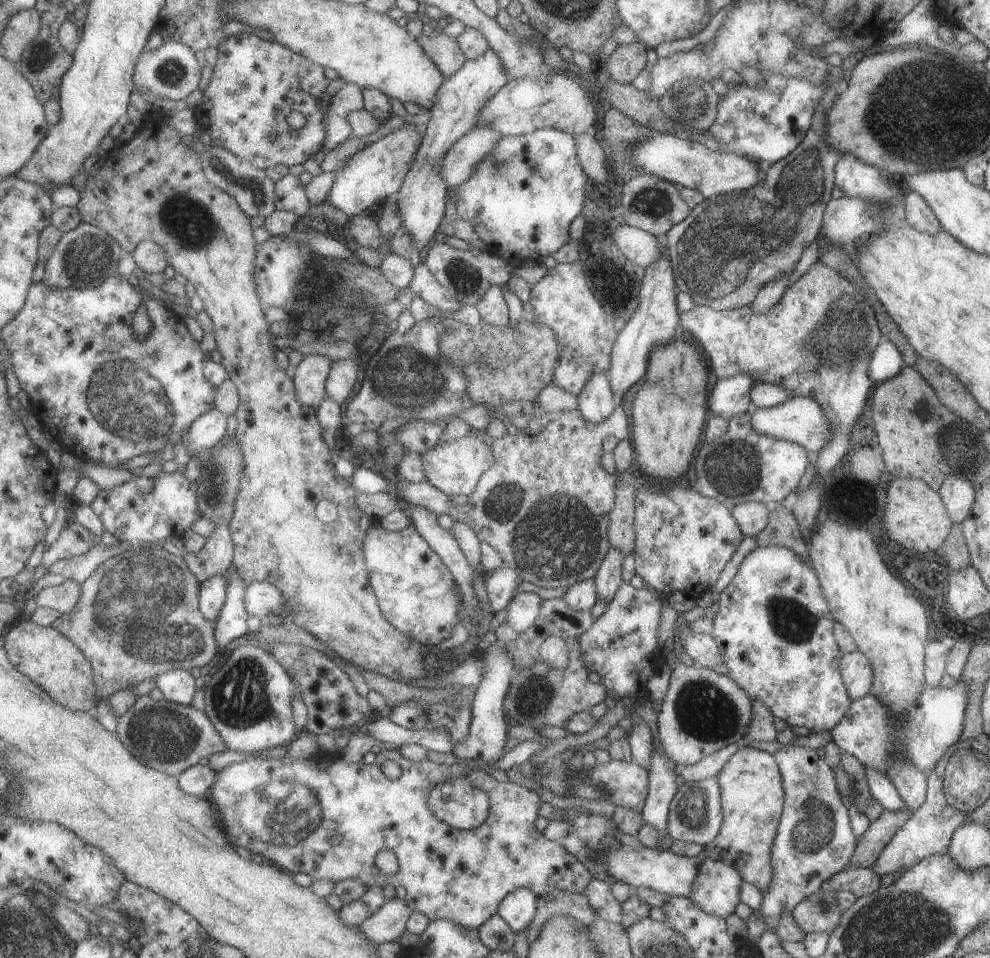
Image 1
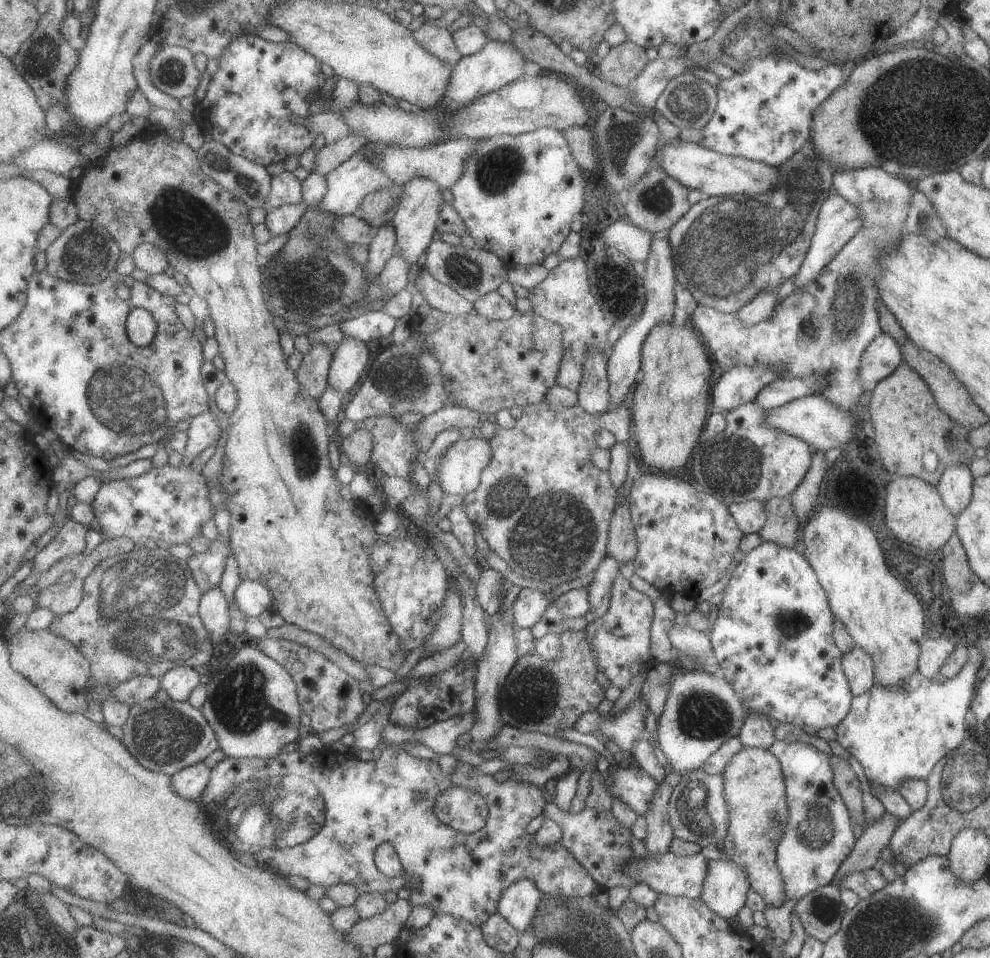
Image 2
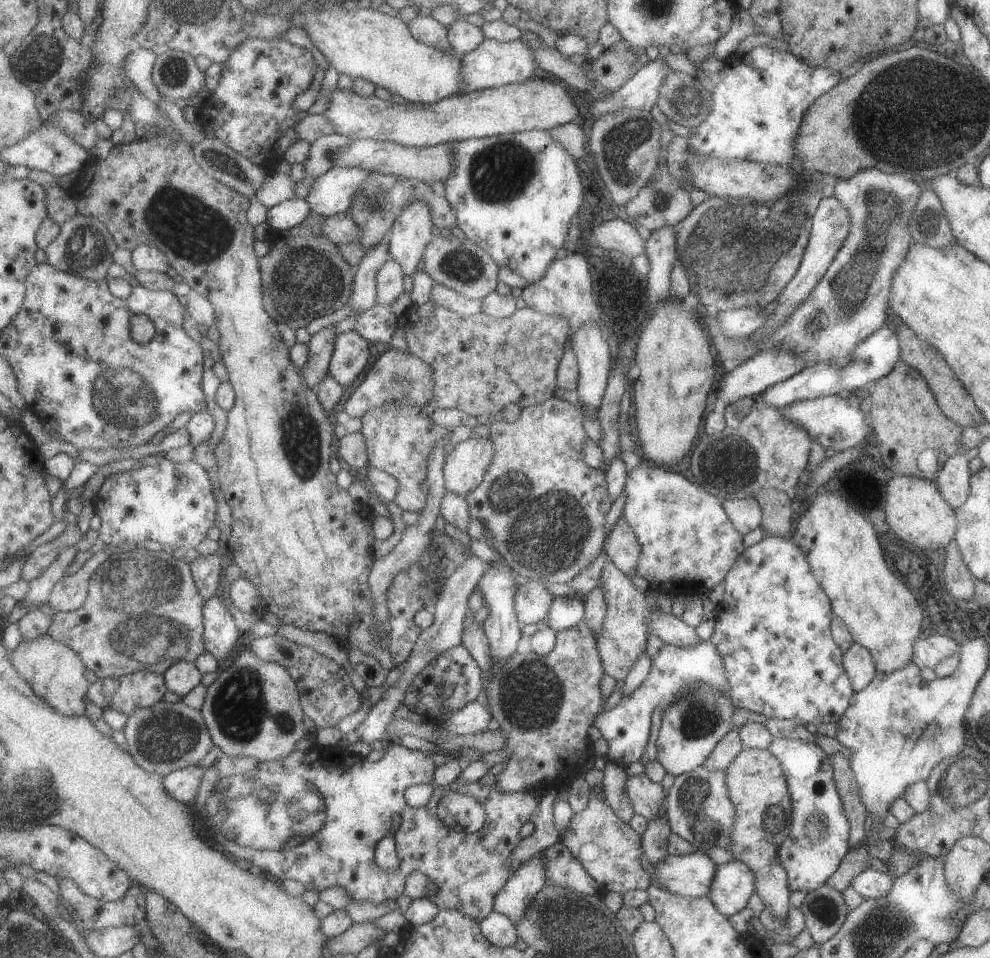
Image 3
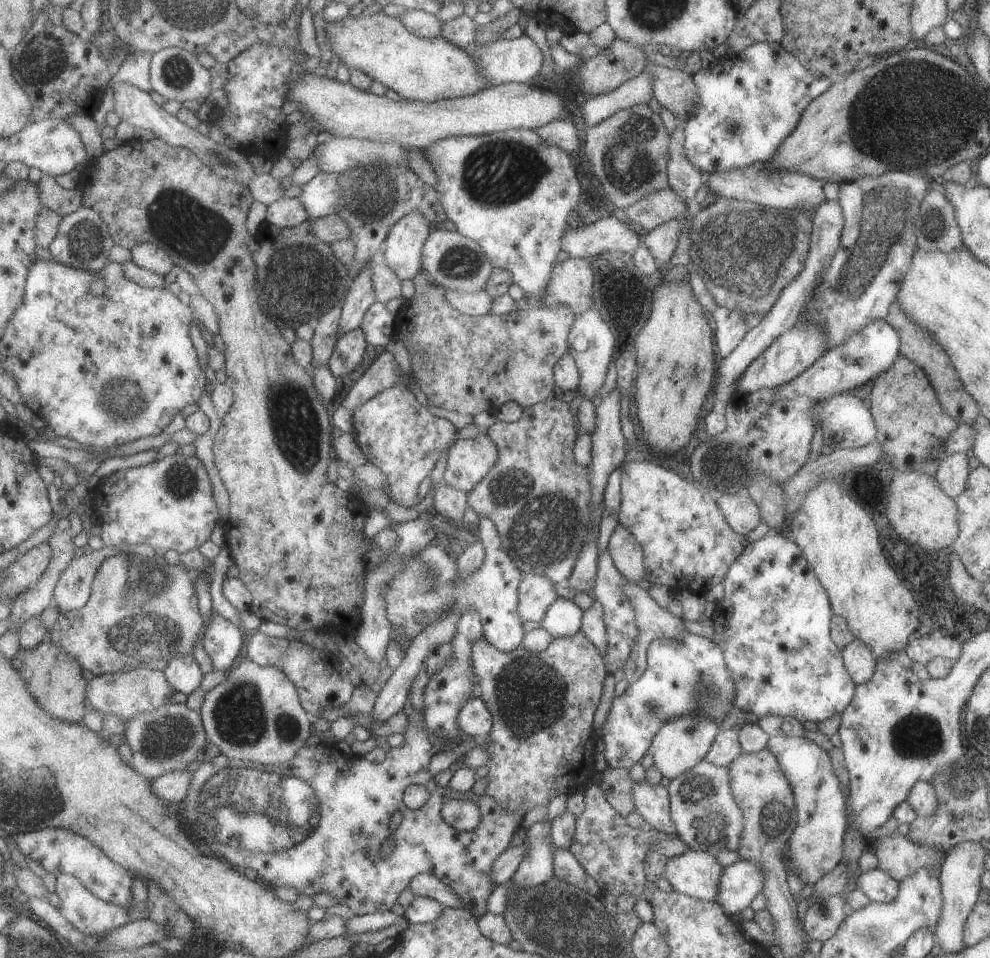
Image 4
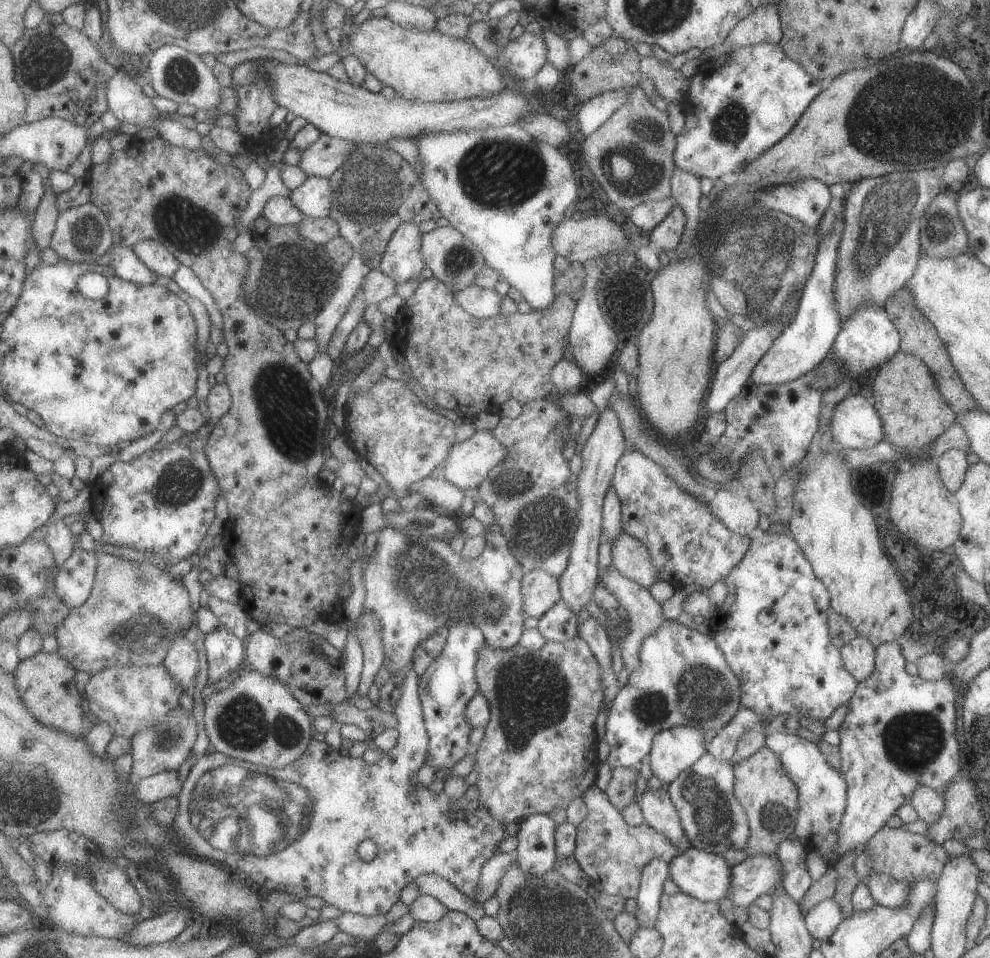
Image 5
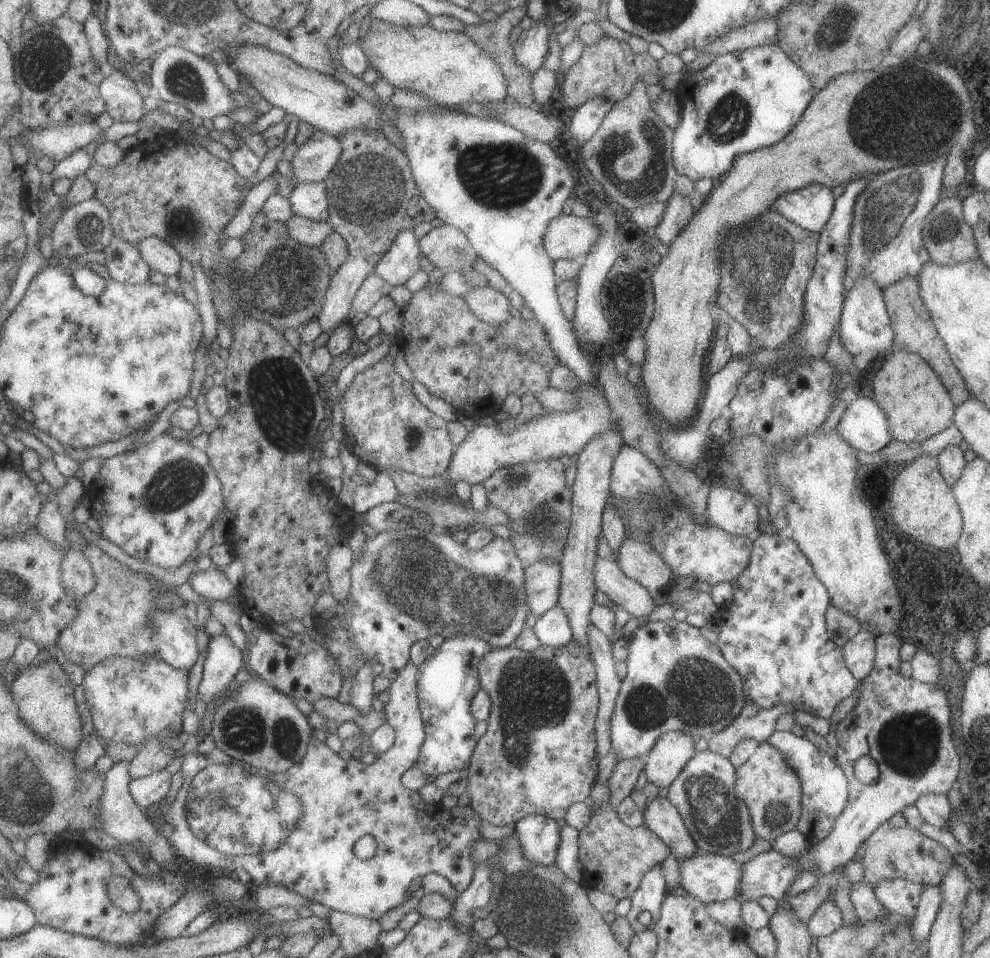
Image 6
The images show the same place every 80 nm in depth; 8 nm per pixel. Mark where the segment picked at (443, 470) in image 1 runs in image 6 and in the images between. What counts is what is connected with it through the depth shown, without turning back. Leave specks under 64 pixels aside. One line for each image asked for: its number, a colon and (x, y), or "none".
2: (462, 466)
3: (465, 469)
4: (468, 460)
5: (470, 460)
6: (485, 449)

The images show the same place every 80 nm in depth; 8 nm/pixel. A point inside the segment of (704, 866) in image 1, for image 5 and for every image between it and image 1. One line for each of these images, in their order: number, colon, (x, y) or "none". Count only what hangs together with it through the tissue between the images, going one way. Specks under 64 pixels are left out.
2: (724, 885)
3: (732, 883)
4: (739, 882)
5: (756, 875)

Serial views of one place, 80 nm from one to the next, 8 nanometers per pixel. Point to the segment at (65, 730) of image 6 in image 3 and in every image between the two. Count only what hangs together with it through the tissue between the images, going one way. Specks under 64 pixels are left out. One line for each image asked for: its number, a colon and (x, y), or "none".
3: (58, 673)
4: (55, 678)
5: (47, 683)

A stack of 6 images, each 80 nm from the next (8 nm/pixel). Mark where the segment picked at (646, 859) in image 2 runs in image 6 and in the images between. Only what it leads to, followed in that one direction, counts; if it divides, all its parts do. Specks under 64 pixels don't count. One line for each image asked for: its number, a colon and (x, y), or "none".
3: (690, 875)
4: (696, 874)
5: (704, 876)
6: (707, 877)

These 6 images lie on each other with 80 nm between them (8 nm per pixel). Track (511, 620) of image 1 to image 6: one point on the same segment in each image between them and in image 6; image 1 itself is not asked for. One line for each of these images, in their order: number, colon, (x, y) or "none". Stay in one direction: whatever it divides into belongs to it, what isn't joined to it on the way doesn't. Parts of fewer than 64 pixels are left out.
2: (528, 606)
3: (532, 602)
4: (535, 593)
5: (540, 590)
6: (542, 580)

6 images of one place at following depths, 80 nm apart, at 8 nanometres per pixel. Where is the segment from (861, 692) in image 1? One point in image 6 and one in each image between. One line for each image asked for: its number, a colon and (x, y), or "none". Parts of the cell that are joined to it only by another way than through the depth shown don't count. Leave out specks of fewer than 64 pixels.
2: (856, 664)
3: (859, 667)
4: (859, 663)
5: (858, 655)
6: (858, 652)

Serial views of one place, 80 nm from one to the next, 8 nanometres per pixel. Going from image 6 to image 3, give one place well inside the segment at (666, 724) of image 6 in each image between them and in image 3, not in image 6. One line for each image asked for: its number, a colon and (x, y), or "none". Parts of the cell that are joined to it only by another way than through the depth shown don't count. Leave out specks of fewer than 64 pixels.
3: (674, 671)
4: (683, 676)
5: (681, 678)

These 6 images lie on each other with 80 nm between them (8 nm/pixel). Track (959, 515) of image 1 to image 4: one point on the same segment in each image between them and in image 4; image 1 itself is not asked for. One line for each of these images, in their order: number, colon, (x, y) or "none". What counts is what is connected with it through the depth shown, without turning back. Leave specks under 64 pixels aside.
2: (954, 486)
3: (952, 481)
4: (952, 474)

